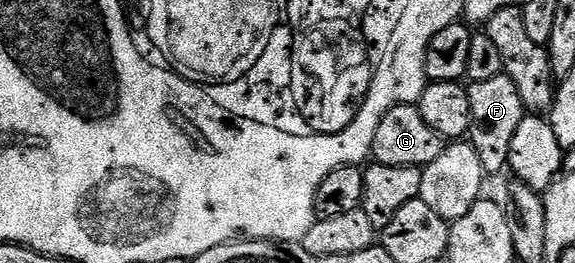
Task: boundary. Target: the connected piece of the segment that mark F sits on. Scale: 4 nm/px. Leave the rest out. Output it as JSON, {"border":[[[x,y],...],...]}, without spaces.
{"border":[[[507,74],[494,76],[494,80],[482,80],[471,83],[467,87],[470,96],[470,116],[472,117],[472,129],[470,141],[478,152],[478,160],[482,160],[482,168],[485,175],[505,173],[508,170],[508,157],[510,156],[510,144],[514,141],[514,132],[518,132],[518,124],[526,117],[526,111],[522,104],[522,96],[518,96],[518,88],[514,88],[514,80],[510,80]]]}

